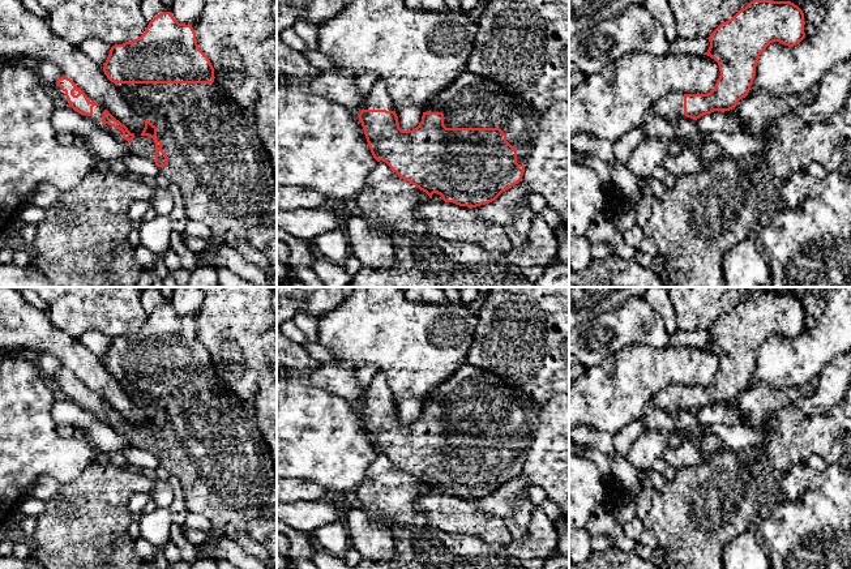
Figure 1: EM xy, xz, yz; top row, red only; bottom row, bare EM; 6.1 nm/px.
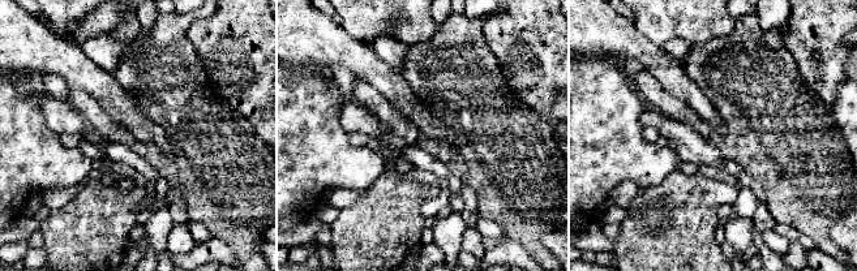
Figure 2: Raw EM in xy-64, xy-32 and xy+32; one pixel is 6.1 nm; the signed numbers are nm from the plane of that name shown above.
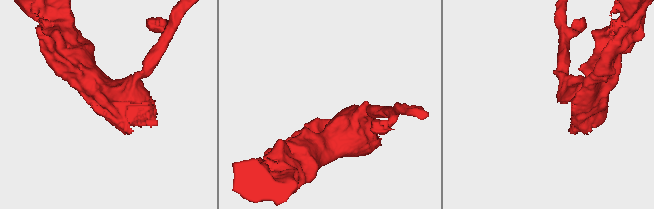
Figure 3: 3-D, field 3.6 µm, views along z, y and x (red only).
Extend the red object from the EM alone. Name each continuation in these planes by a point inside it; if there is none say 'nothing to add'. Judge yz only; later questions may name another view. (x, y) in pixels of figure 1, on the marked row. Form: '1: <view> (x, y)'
1: yz (671, 107)

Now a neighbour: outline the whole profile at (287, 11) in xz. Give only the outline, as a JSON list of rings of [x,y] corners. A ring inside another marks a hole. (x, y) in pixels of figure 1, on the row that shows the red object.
[[[277,0],[277,34],[291,29],[299,17],[321,25],[345,7],[343,0]]]

